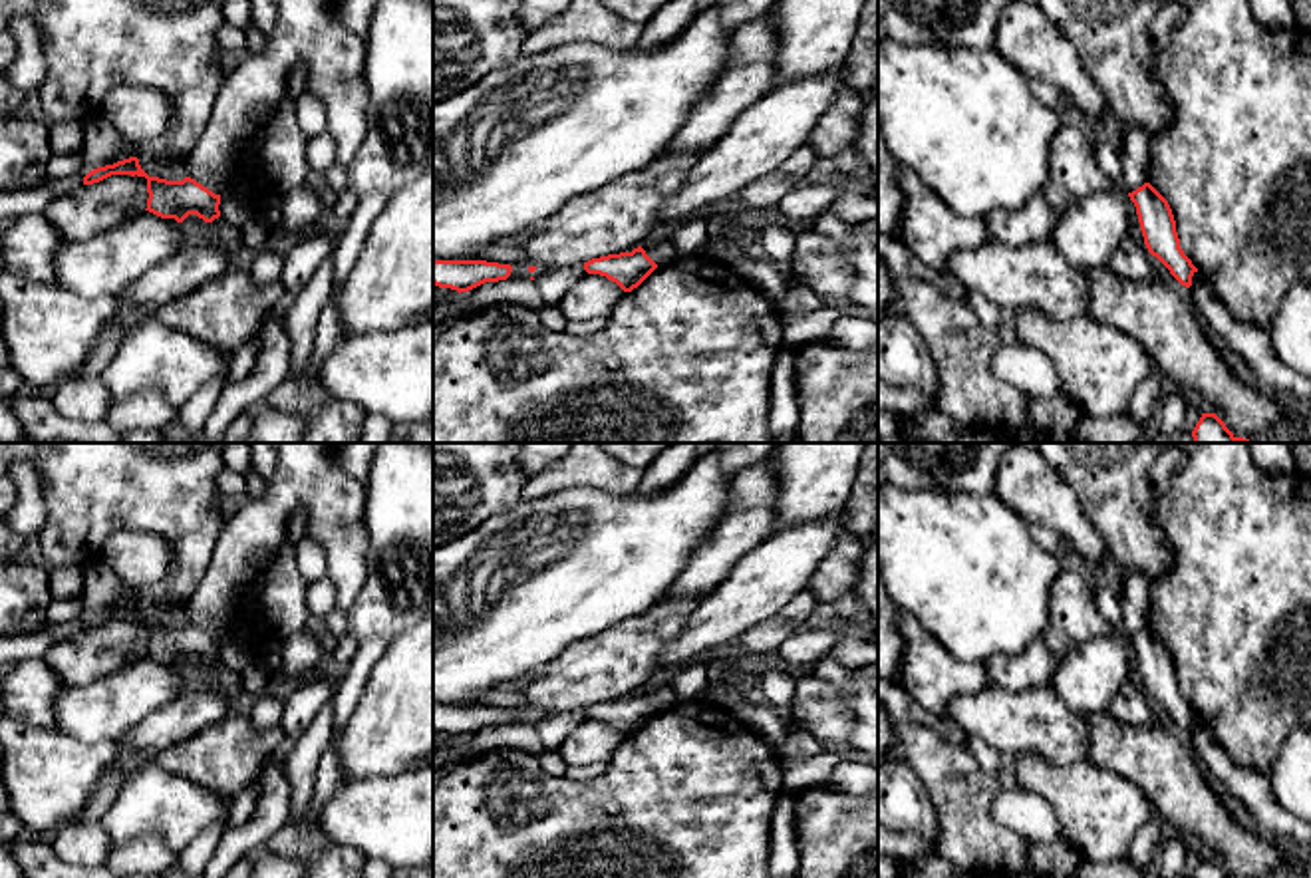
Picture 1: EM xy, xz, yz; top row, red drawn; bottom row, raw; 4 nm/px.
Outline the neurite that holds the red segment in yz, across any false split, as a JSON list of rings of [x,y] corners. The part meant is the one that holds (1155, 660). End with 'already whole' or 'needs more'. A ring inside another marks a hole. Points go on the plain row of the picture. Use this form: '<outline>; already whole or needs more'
[[[1150,628],[1128,638],[1128,642],[1136,652],[1148,697],[1156,701],[1182,731],[1190,733],[1198,713],[1180,693],[1176,665],[1168,646]]]; already whole

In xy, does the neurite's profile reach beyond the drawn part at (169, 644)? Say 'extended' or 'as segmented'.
as segmented

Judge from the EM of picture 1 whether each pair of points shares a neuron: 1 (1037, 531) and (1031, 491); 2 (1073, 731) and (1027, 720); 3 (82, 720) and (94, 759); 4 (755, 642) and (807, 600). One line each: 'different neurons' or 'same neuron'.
1: different neurons
2: same neuron
3: different neurons
4: same neuron

